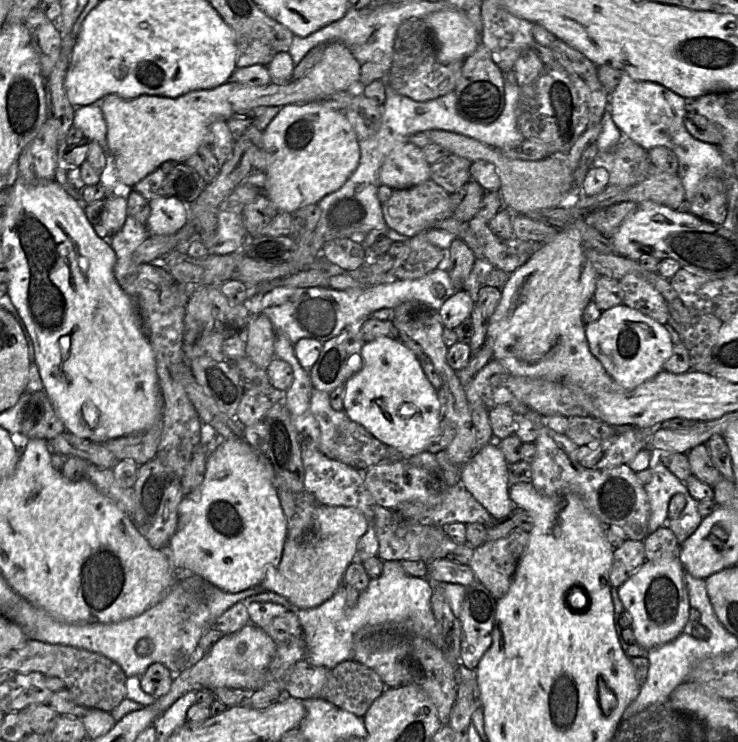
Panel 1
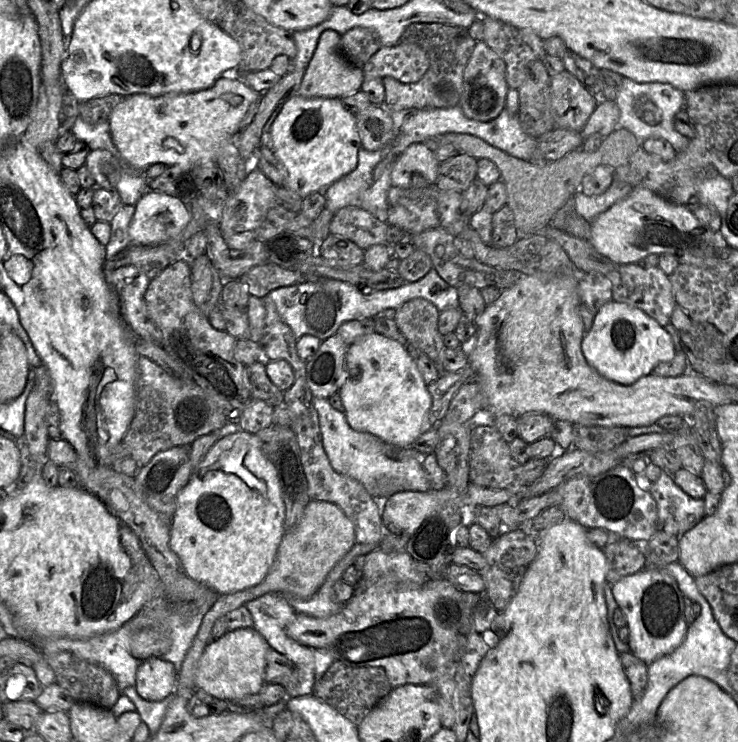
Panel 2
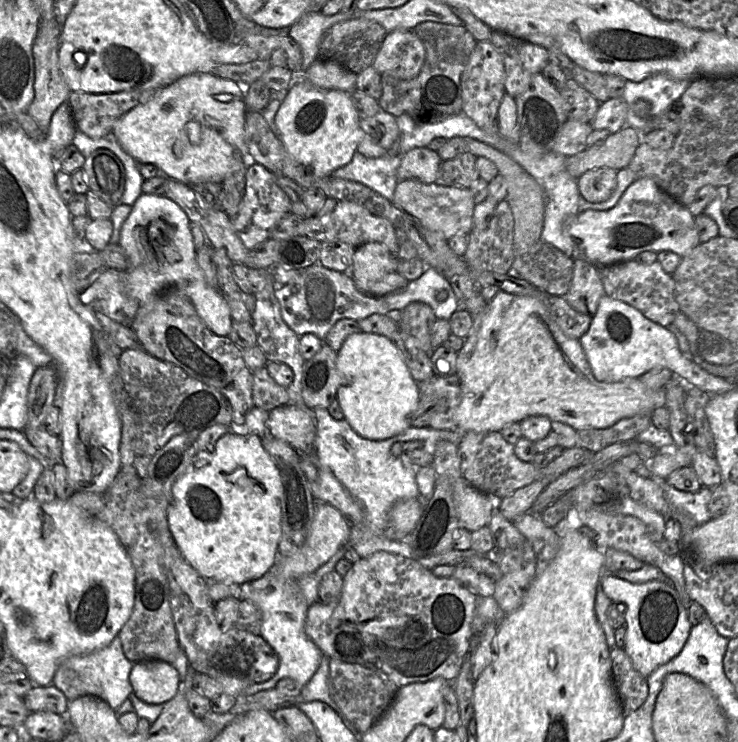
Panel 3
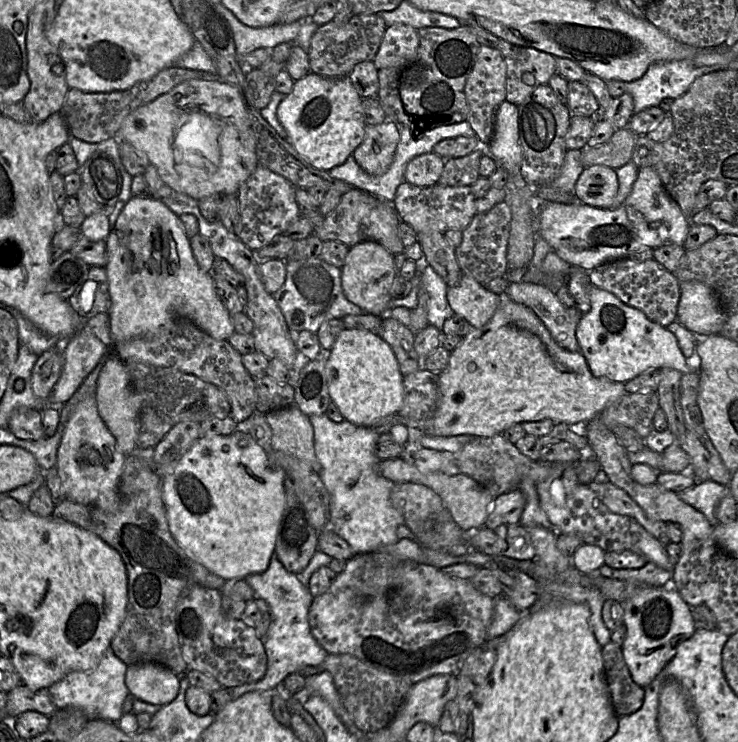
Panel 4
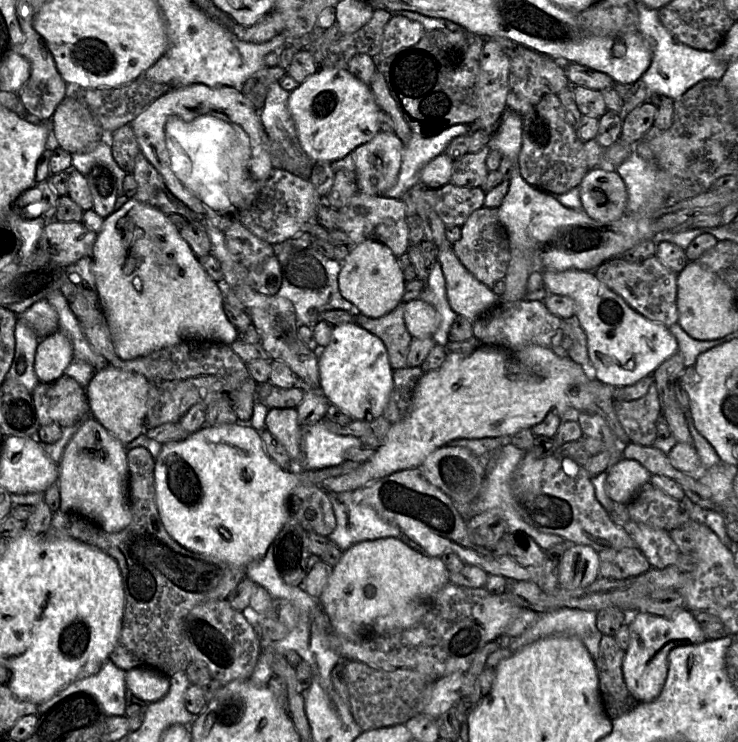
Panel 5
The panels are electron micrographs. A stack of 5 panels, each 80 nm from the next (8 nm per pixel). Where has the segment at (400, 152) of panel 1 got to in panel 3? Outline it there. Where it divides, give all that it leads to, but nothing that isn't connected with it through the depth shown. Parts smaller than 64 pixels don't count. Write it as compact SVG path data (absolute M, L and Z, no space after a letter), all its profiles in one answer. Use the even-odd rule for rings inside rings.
M426 147L413 148L401 160L397 171L399 181L415 179L425 184L435 183L442 160L438 153Z

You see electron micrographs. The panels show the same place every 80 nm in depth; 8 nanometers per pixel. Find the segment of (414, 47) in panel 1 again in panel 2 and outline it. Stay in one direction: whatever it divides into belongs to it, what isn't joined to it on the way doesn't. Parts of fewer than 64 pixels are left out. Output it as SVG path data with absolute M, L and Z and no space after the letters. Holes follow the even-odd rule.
M413 23L406 27L400 41L420 46L429 60L429 67L423 77L416 83L403 83L393 77L382 78L385 87L383 107L391 112L404 109L443 109L459 105L463 89L463 73L477 41L470 36L468 29L444 23Z

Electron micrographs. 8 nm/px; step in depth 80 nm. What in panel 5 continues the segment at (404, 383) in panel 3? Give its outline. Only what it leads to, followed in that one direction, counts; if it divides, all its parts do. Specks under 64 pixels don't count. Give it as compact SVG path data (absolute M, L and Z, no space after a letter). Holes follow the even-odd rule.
M357 324L334 326L327 346L317 354L320 387L328 402L353 420L383 416L393 390L393 369L383 341Z

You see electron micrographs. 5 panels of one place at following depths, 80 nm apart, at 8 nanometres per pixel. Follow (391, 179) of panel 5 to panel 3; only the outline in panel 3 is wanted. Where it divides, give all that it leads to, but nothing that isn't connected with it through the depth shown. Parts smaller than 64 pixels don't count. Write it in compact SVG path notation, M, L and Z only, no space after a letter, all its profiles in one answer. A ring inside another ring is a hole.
M380 110L375 116L360 120L363 138L357 152L368 158L387 154L399 136L396 117Z

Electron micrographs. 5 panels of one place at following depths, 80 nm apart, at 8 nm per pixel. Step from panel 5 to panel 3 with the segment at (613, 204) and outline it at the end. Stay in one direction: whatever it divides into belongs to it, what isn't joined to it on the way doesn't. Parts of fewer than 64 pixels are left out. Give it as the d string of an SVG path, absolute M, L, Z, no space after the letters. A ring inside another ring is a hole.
M601 167L586 171L577 179L580 196L591 203L607 200L616 188L616 170Z

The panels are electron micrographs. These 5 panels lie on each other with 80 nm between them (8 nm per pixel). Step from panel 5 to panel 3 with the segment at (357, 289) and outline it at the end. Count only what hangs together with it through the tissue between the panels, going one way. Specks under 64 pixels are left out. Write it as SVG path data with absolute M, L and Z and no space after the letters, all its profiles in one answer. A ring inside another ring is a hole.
M370 242L355 249L349 274L360 291L370 294L373 284L390 272L391 252L385 245Z

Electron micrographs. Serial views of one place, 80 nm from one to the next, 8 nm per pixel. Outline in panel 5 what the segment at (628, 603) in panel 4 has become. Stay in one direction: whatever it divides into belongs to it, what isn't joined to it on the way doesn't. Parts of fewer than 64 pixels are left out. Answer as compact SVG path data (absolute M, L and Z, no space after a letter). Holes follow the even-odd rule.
M683 608L671 617L661 617L645 612L635 612L627 621L629 645L622 662L625 684L638 702L656 699L663 687L668 670L669 652L677 646L698 644L707 640L693 612Z

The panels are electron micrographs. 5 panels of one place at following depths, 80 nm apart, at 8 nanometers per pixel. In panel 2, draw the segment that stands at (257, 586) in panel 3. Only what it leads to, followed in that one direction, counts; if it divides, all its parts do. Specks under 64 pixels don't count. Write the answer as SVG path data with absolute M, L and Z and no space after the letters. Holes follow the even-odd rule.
M266 593L254 600L248 601L246 607L249 609L254 628L265 638L271 648L285 655L296 667L295 678L278 677L274 681L265 684L282 684L288 697L298 697L313 693L315 680L315 663L313 649L304 646L287 635L287 626L294 620L296 612L281 593Z

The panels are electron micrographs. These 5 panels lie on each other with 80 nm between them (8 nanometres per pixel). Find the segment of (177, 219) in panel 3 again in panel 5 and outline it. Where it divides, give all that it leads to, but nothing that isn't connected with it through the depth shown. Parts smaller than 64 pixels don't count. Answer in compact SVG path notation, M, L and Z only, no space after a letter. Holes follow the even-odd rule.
M130 198L120 209L108 216L97 234L93 247L93 272L95 275L96 291L100 307L108 324L109 332L117 355L123 360L131 360L145 356L153 351L174 346L182 341L218 342L232 345L237 339L238 330L227 318L223 307L223 287L214 281L199 263L189 244L181 237L178 230L169 220L168 215L160 210L146 205L135 198Z

